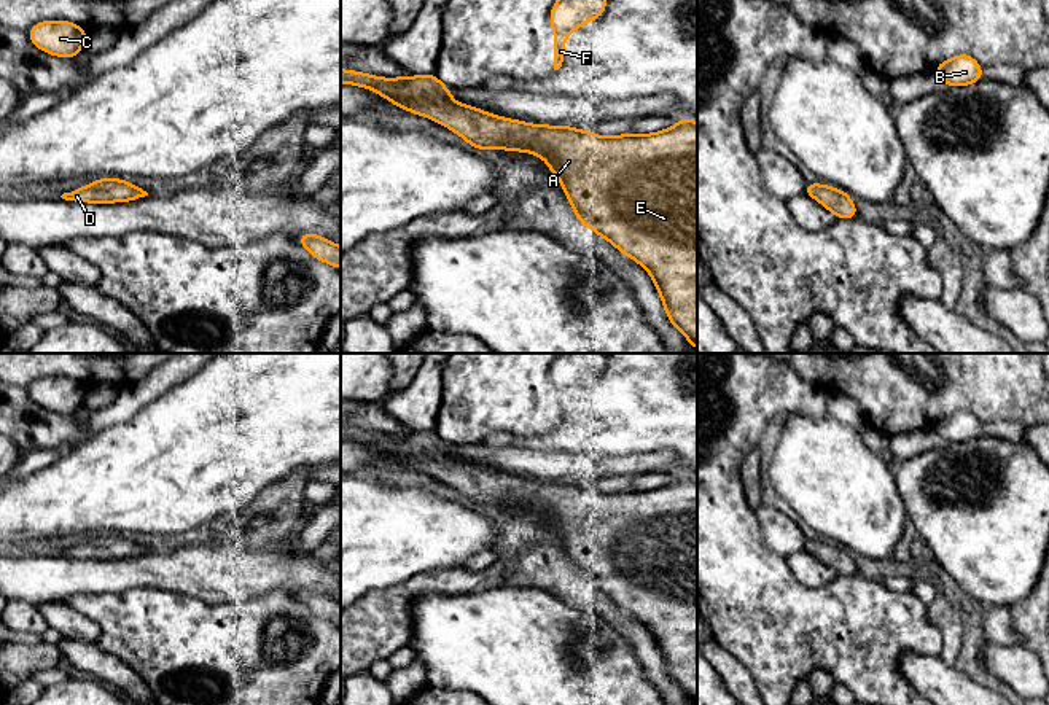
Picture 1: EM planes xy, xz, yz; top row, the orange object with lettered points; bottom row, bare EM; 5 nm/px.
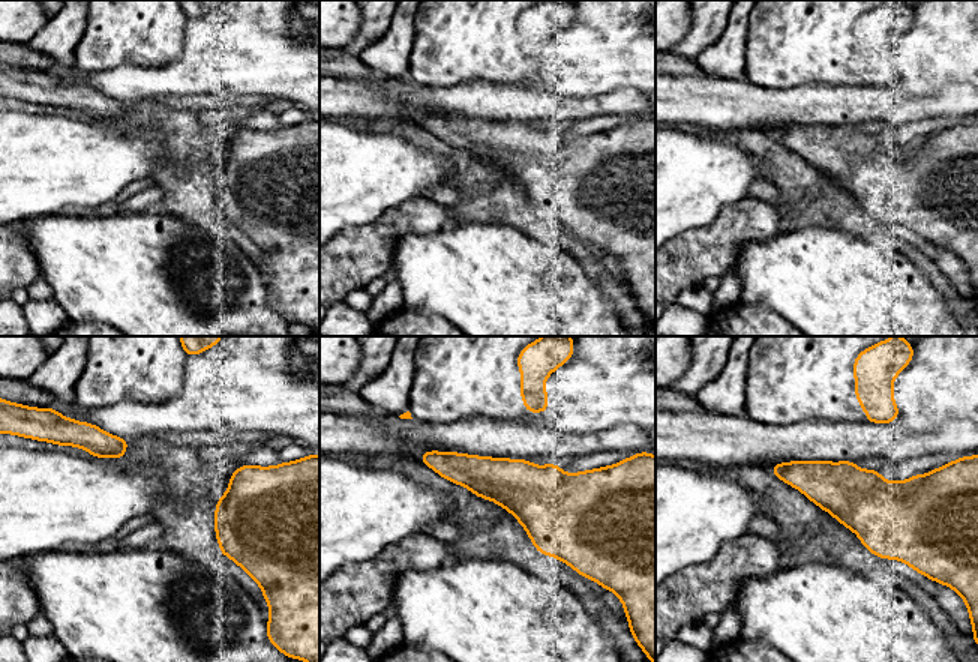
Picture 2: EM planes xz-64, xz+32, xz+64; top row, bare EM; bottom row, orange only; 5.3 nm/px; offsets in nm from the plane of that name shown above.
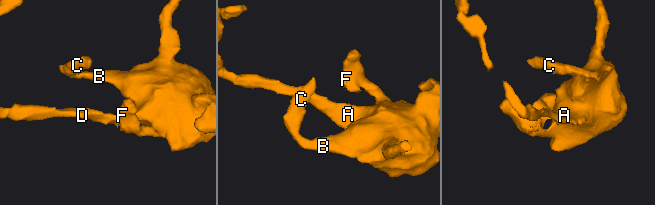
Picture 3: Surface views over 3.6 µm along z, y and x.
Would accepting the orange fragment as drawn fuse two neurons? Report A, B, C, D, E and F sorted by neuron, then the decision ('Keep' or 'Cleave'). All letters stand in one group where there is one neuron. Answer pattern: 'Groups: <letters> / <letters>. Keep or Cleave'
Groups: A B C D E F. Keep

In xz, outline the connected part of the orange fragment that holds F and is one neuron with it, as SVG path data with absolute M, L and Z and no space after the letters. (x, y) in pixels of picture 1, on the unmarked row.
M560 353L551 364L554 390L554 427L559 427L565 412L565 395L592 376L599 376L606 364L606 353Z

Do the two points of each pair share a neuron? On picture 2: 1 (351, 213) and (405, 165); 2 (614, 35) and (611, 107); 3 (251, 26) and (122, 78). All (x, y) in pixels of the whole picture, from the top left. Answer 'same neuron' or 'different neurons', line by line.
1: same neuron
2: different neurons
3: same neuron

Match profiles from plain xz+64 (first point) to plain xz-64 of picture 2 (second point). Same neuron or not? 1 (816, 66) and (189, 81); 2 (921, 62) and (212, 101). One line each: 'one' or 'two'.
1: two
2: two

